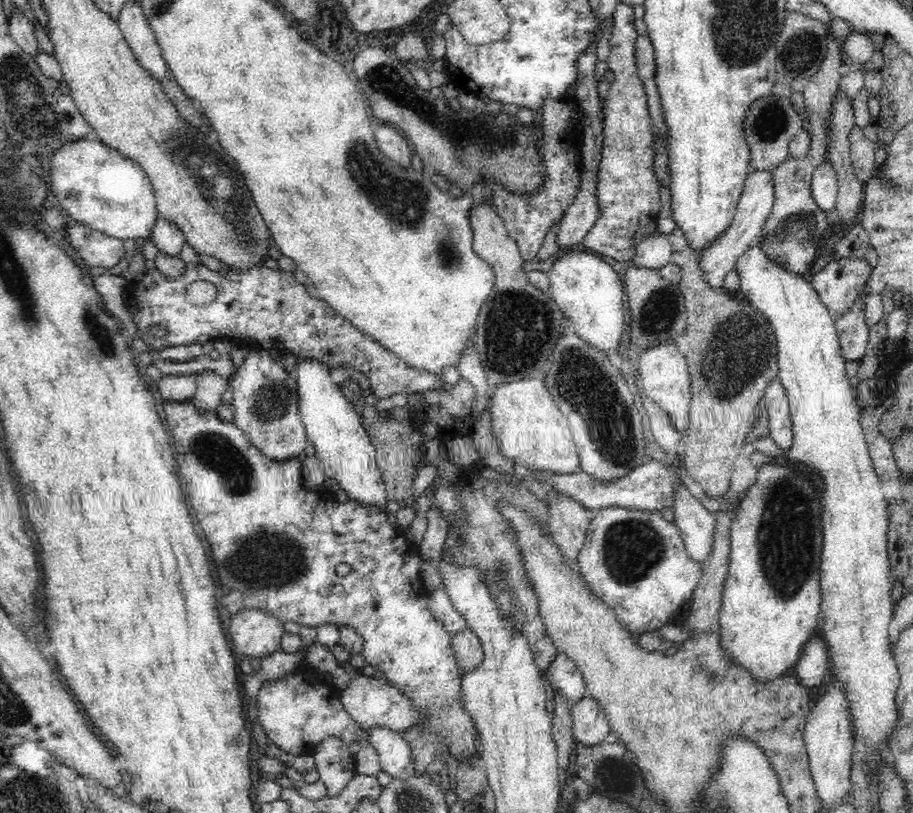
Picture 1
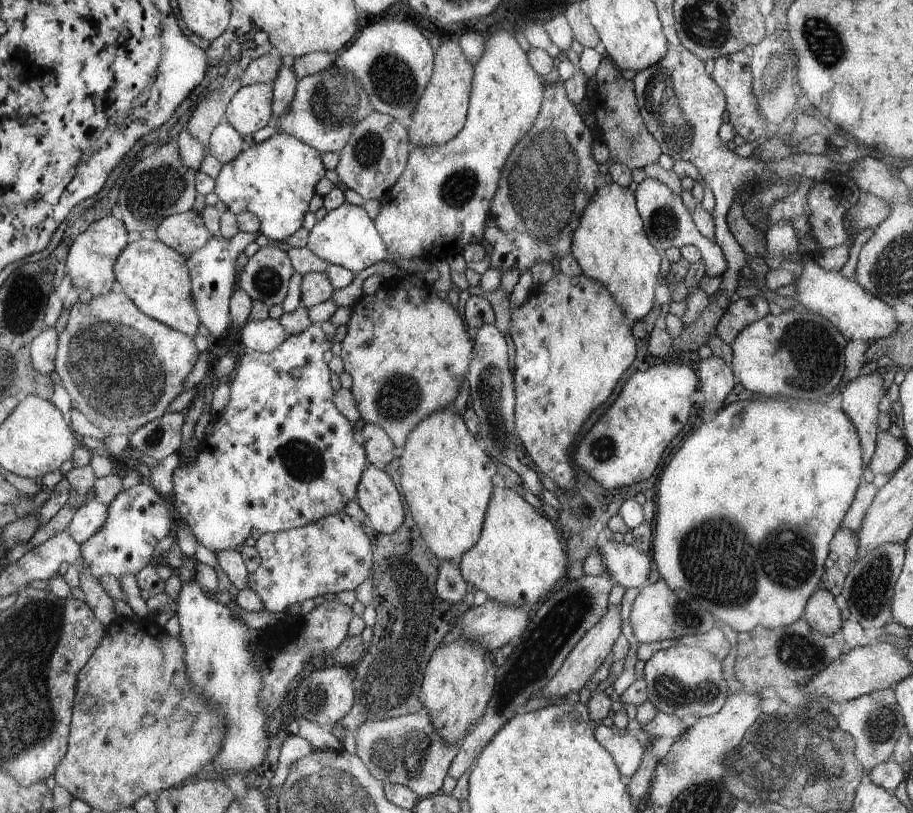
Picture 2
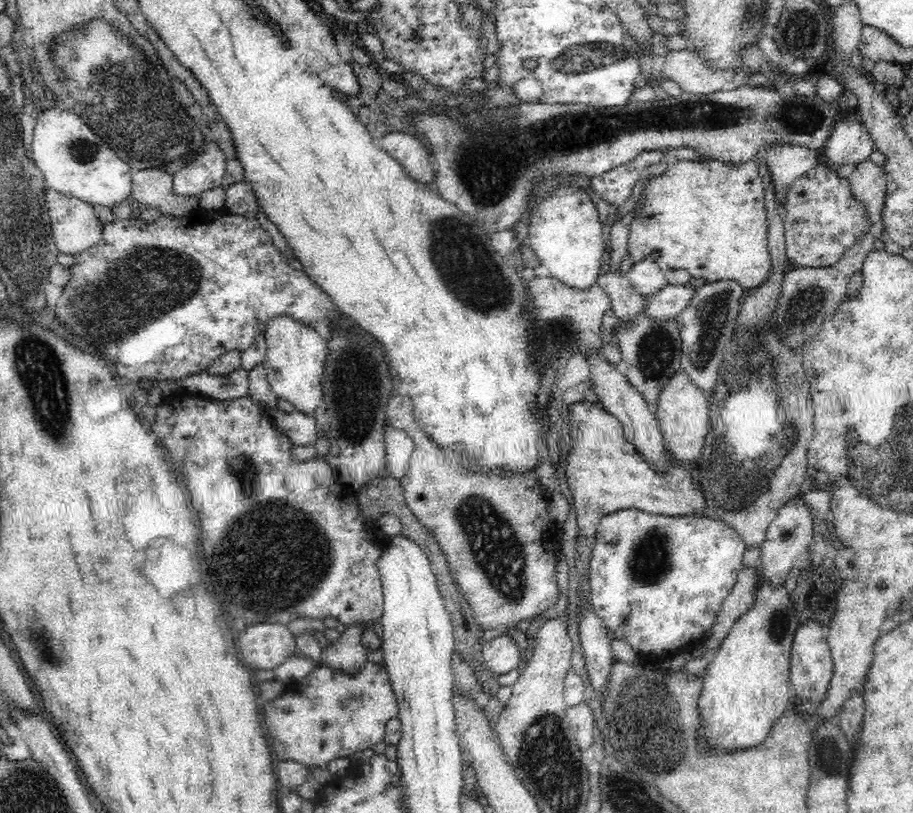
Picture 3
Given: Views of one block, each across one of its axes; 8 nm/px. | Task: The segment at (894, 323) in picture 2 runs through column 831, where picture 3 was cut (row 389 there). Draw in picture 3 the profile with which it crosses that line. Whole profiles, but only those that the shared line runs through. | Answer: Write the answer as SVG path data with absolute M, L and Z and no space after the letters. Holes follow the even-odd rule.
M279 314L275 317L267 318L265 324L265 342L268 344L268 350L265 351L264 367L266 367L267 379L269 380L271 391L278 398L290 402L294 410L313 416L314 409L318 408L319 400L323 397L323 365L326 358L326 339L322 335L320 329L310 327L302 321L294 319L294 317Z

